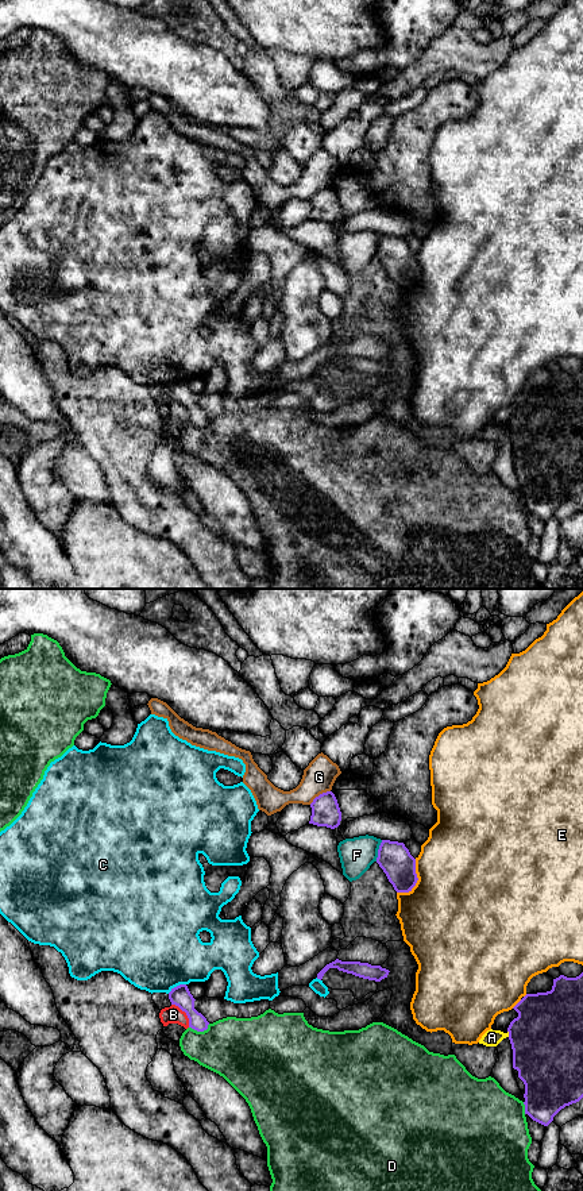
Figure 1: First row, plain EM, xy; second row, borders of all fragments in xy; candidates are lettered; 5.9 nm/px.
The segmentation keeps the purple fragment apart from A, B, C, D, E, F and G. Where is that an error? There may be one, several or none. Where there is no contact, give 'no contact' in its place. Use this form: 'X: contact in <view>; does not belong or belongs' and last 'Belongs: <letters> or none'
A: contact in xy; does not belong
B: contact in xy; does not belong
C: contact in xy; does not belong
D: contact in xy; does not belong
E: contact in xy; does not belong
F: contact in xy; does not belong
G: contact in xy; does not belong
Belongs: none

